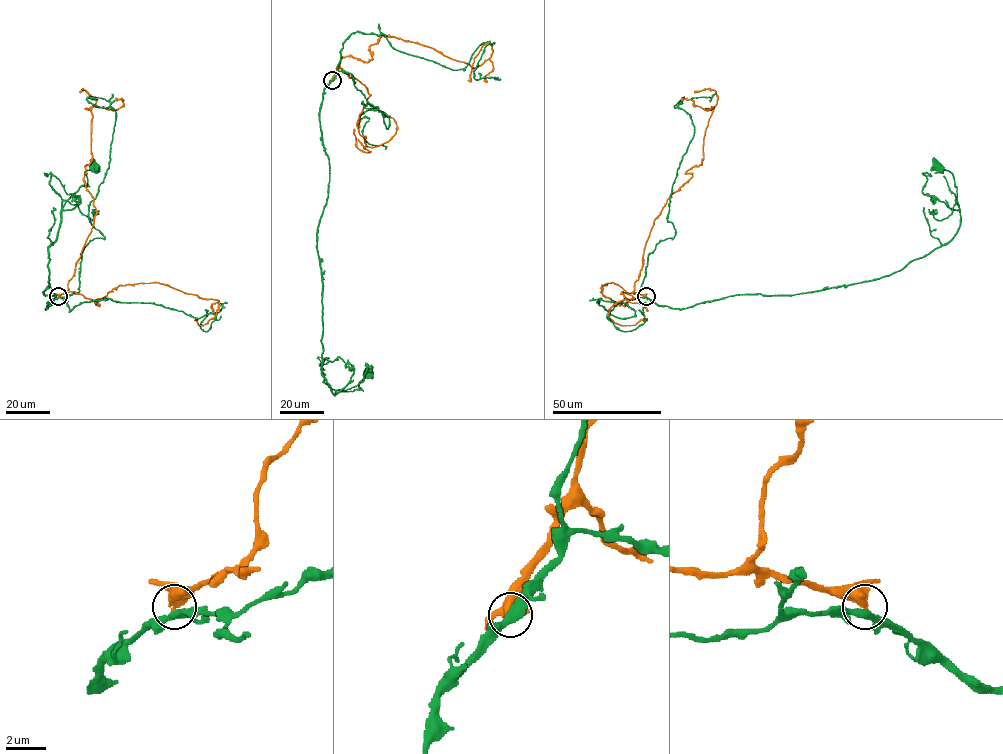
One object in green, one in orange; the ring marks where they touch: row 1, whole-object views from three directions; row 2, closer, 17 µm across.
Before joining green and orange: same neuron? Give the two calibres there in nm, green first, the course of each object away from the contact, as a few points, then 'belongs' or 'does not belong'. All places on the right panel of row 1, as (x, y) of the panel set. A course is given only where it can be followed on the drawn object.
420/600 nm | green via (646, 296), (685, 309), (734, 295), (792, 295), (890, 275), (947, 243), (959, 227), (954, 177), (940, 168) | orange via (646, 296), (633, 290), (653, 221), (690, 179), (686, 172), (702, 164), (713, 108), (681, 98) | does not belong

